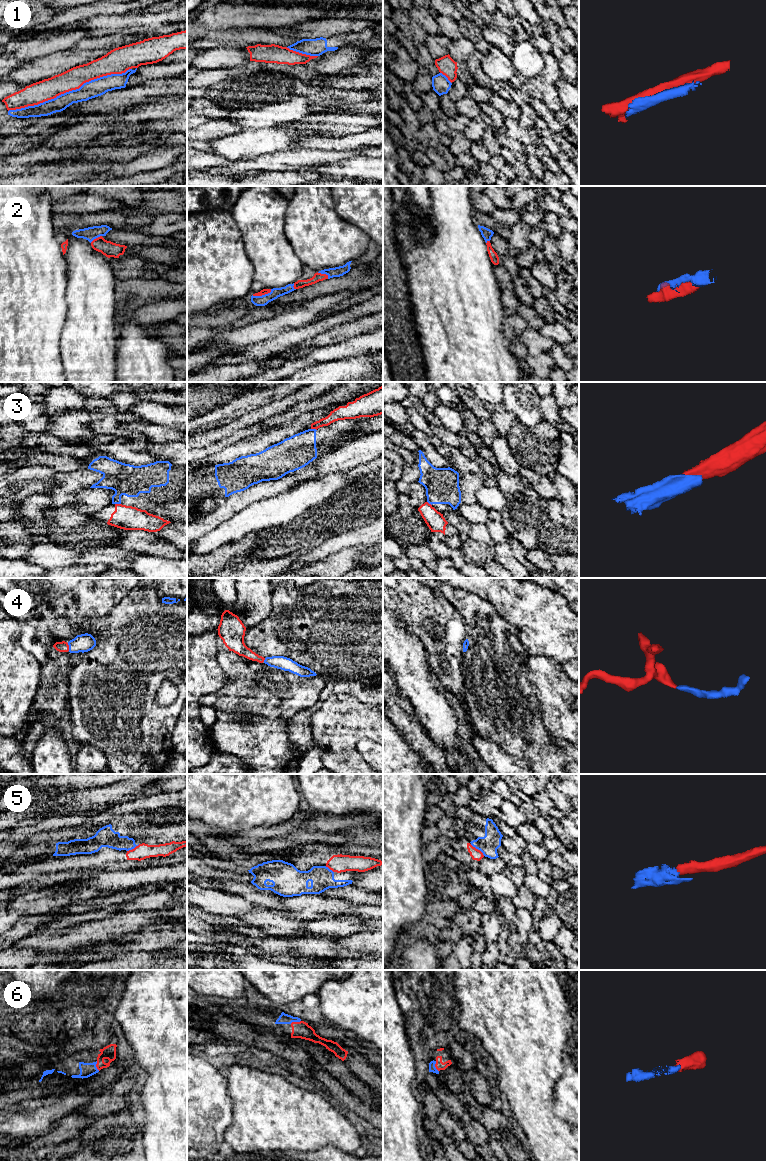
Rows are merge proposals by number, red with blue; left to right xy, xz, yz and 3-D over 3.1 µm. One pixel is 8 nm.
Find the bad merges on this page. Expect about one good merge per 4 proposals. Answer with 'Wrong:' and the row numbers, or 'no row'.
Wrong: 1, 3, 5

